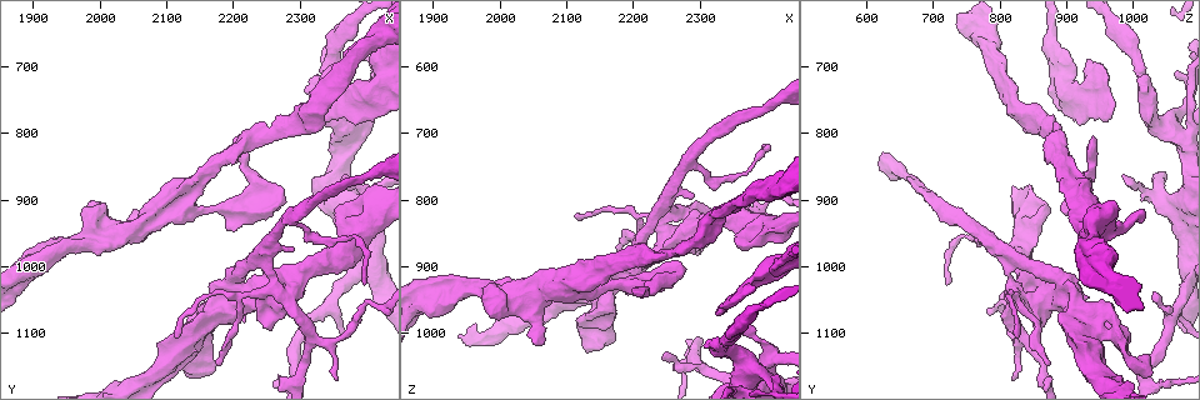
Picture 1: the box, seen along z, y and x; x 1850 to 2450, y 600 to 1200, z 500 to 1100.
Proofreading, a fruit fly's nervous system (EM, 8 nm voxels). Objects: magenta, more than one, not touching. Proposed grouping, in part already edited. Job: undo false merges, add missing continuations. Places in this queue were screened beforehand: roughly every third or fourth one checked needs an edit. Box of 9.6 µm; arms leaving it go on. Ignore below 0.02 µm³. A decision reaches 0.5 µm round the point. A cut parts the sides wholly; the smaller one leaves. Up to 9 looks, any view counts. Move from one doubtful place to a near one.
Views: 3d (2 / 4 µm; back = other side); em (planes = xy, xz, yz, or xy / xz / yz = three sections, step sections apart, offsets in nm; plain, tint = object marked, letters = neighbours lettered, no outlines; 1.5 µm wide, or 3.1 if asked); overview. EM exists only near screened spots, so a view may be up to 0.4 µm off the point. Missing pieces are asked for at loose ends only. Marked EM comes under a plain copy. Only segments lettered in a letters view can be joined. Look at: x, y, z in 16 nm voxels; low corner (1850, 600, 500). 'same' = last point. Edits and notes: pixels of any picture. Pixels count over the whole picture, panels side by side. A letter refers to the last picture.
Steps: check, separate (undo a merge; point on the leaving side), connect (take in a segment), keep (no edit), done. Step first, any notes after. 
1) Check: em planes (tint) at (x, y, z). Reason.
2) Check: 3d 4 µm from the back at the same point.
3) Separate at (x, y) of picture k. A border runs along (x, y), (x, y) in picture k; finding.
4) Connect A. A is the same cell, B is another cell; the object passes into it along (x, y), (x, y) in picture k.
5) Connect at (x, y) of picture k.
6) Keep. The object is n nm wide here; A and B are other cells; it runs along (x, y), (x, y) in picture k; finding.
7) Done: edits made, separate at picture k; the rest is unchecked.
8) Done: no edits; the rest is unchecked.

Check: 3d 2 µm from the back at (2165, 1165, 1015).

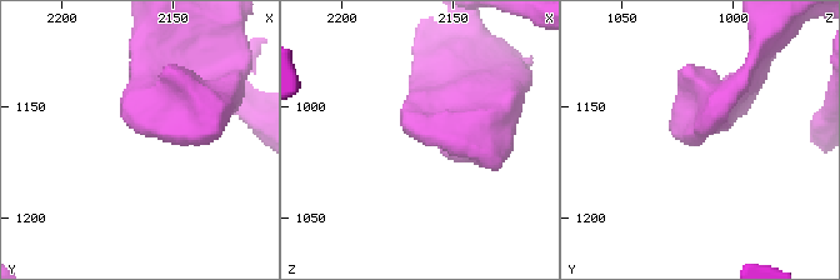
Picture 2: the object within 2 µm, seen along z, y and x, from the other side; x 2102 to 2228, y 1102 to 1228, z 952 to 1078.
Check: em planes (letters) at (2167, 1163, 1012). Shape alone is not enough.

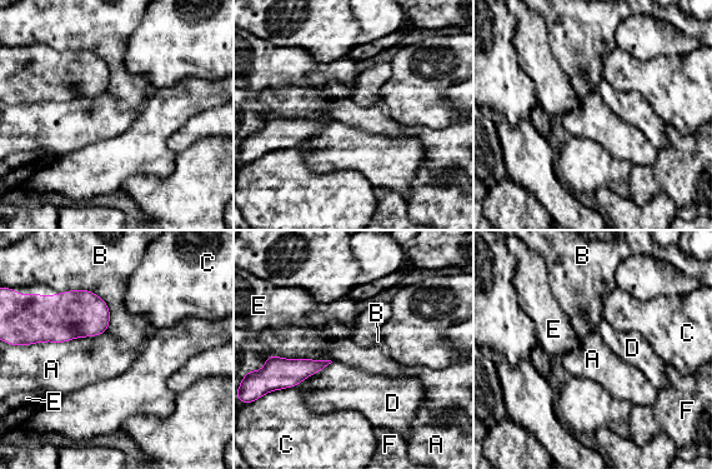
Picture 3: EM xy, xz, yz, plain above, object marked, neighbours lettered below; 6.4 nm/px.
Keep. A, B, C, D, E and F are other cells; none of them fits.

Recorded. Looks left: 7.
Check: 3d 4 µm at (2250, 1040, 1030). Branch stops here.

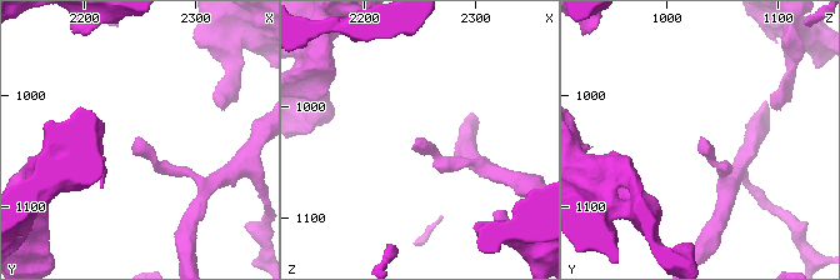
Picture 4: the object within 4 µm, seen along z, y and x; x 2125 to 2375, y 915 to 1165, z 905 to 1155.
Check: em xz step 8 (letters) at (2250, 1040, 1032).

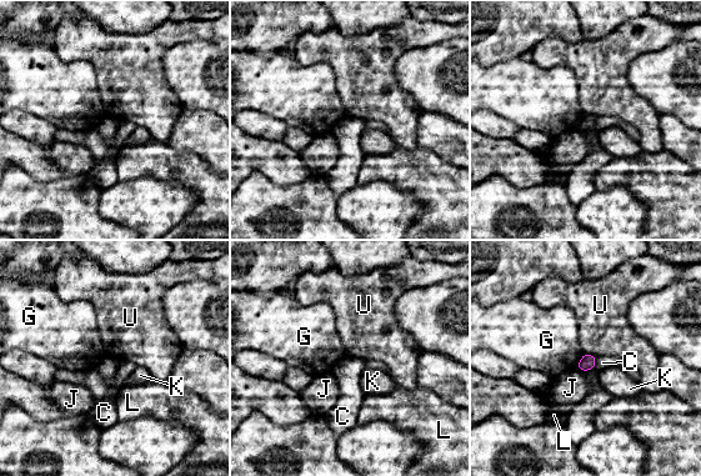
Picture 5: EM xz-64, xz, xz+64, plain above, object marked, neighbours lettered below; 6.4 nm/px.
Check: em planes (letters) at the same point. Cut it another way.

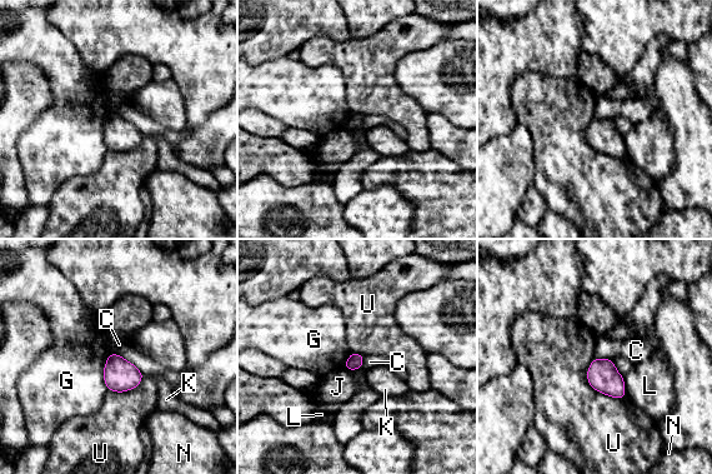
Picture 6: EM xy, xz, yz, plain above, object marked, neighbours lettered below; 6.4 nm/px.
Keep. C, G, J, K, L, N and U are other cells; a border runs along (111, 352), (131, 362), (144, 374) in picture 6; none of them fits.

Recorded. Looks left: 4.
Check: em yz step 4 (letters) at (2050, 915, 1015). Free end.

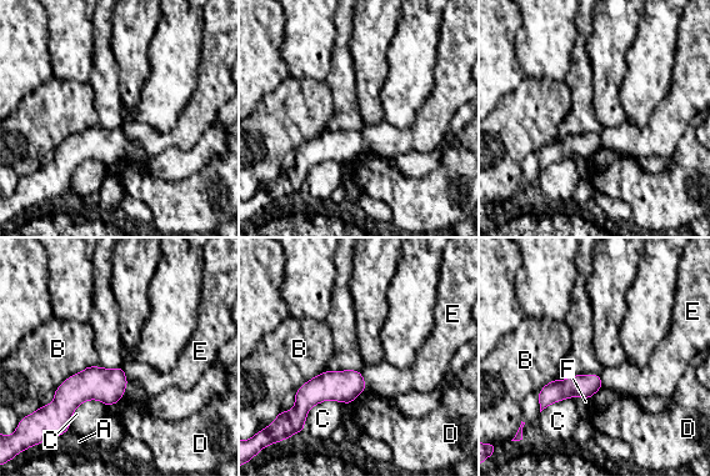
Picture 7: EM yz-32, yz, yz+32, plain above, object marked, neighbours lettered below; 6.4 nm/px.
Check: em planes (letters) at the same point. Another direction.

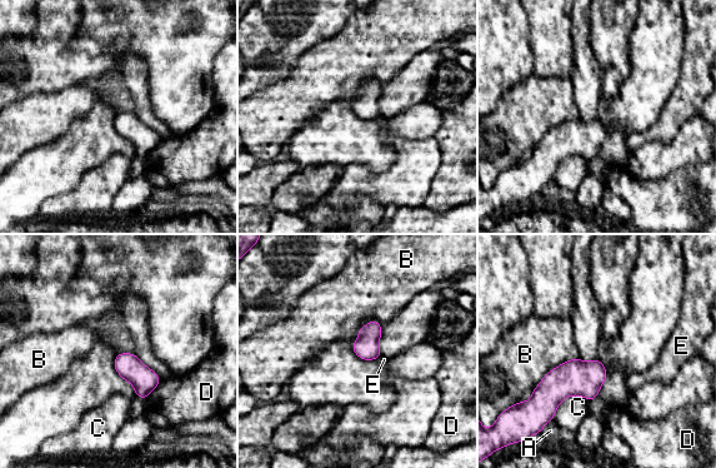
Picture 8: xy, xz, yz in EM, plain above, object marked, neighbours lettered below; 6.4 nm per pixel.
Keep. A, B, C, D and E are other cells; a border runs along (577, 357), (554, 367), (532, 389) in picture 8; none of them fits.

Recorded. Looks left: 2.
Check: em planes (letters) at (2350, 1165, 815).

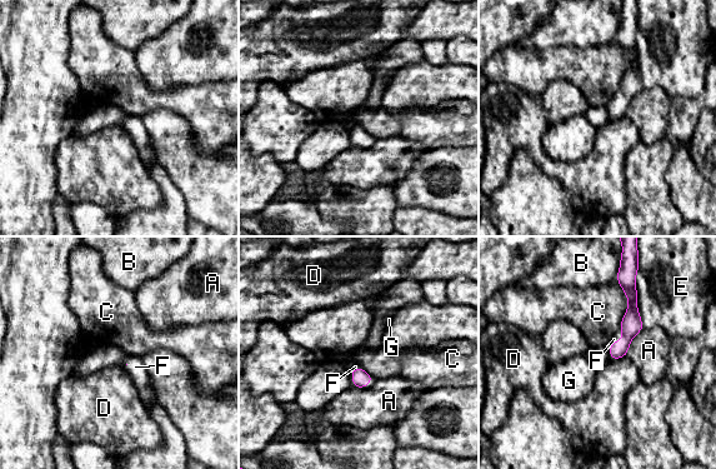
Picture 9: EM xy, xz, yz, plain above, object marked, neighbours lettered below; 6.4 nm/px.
Connect at (619, 334) of picture 9. The longest contact is with C, 320 nm; F is the same cell, A, B, C, D, E and G are other cells; it goes on there.

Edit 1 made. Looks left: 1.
Done: edits made, connect at picture 9; the rest is unchecked.

